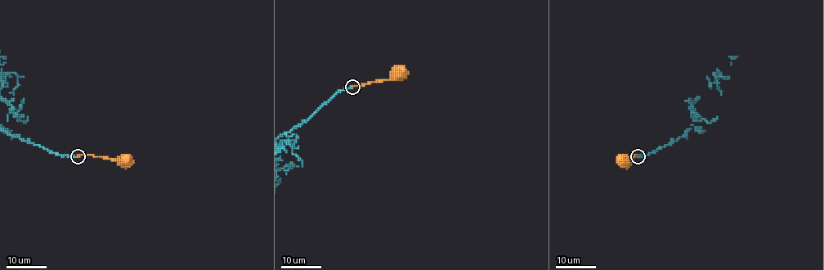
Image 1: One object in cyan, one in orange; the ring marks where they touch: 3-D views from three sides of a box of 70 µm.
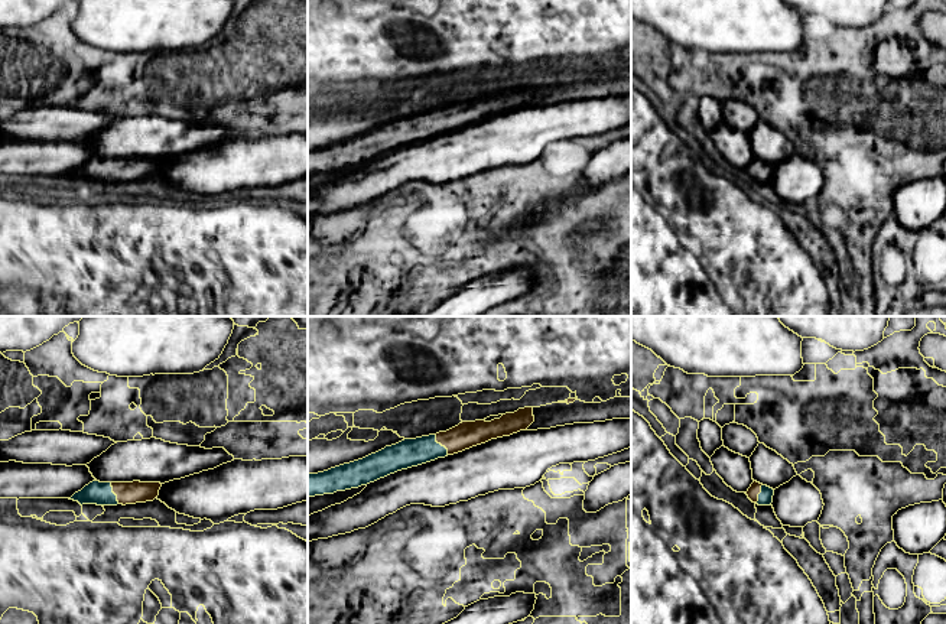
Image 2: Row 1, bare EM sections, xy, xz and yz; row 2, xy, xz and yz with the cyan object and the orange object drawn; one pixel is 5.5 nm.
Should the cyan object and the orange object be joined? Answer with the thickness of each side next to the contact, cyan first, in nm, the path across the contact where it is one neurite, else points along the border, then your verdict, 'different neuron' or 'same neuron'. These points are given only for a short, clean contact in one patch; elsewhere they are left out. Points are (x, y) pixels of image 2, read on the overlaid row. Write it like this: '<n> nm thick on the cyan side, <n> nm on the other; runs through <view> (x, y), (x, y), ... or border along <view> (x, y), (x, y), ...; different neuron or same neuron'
160 nm thick on the cyan side, 150 nm on the other; runs through xz (410, 452), (439, 444), (447, 444), (465, 435); same neuron

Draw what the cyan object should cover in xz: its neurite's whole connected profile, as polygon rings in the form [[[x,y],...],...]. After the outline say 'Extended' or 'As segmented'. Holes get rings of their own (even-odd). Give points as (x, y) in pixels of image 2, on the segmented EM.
[[[533,407],[505,413],[491,422],[462,422],[436,435],[404,439],[363,459],[308,475],[308,497],[367,485],[402,469],[417,467],[526,430],[534,422]]]. Extended

